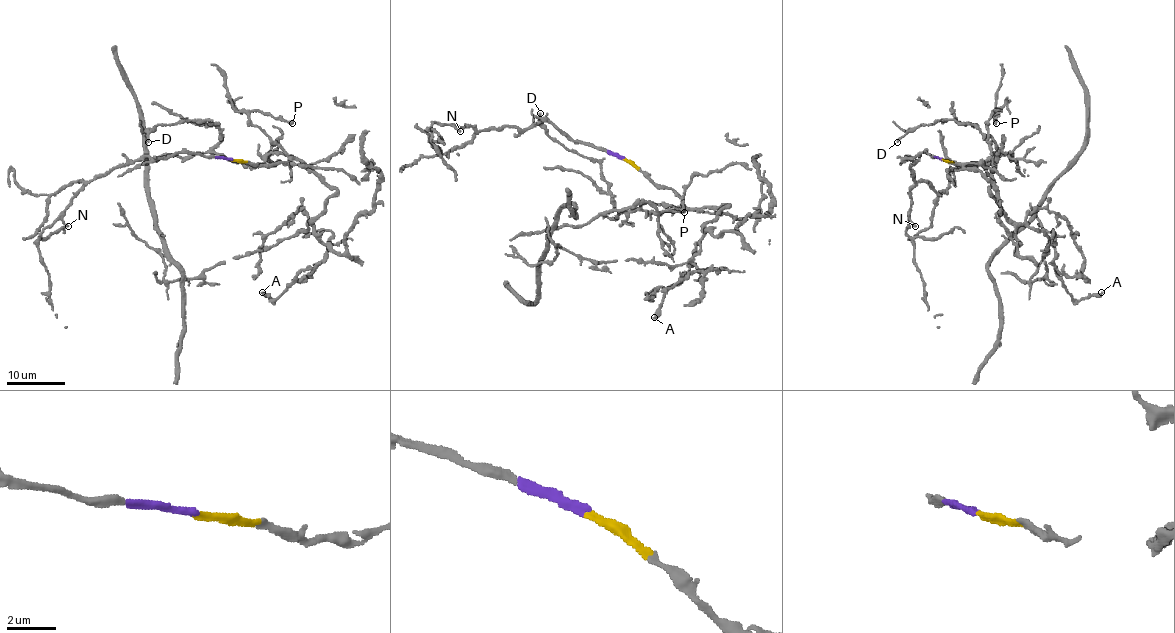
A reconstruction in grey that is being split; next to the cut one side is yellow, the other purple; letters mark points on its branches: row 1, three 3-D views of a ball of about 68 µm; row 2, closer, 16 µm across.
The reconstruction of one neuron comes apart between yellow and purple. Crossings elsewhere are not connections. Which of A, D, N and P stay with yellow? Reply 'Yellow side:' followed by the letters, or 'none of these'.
Yellow side: A, D, P

